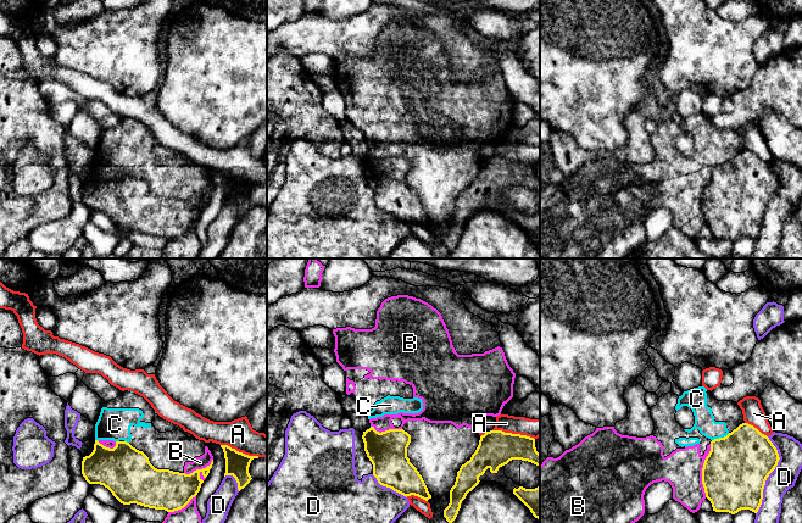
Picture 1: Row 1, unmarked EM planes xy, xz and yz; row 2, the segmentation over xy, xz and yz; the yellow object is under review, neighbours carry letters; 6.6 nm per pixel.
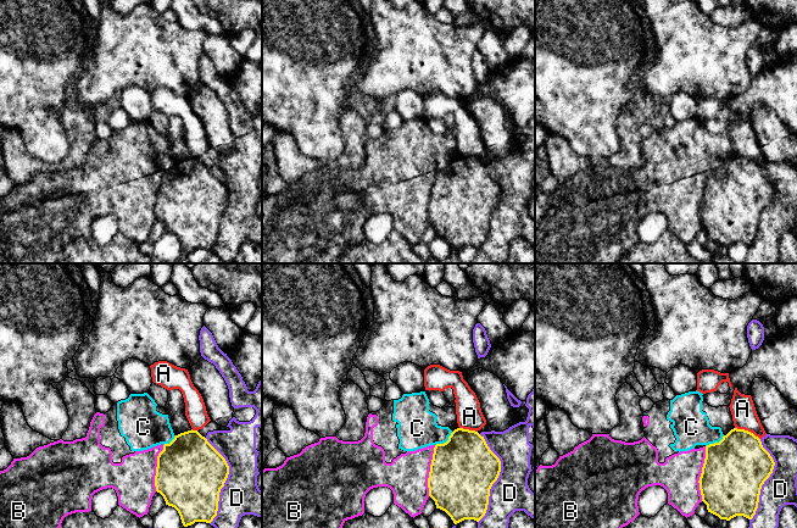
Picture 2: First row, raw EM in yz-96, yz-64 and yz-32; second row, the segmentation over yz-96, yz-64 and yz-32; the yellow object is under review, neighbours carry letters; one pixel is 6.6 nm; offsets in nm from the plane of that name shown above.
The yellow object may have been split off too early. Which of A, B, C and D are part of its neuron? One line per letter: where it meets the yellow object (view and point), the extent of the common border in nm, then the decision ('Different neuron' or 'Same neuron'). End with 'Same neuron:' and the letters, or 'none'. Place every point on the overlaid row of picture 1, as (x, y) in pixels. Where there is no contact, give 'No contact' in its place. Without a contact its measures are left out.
A: Touches yellow at xz (513, 434). Shared border 280 nm. Different neuron
B: Touches yellow at yz (702, 471). Shared border 360 nm. Different neuron
C: Touches yellow at yz (720, 438). Shared border 130 nm. Different neuron
D: Touches yellow at yz (768, 476). Shared border 500 nm. Different neuron
Same neuron: none

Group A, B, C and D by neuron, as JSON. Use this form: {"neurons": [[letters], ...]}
{"neurons": [["A"], ["B", "C"], ["D"]]}

